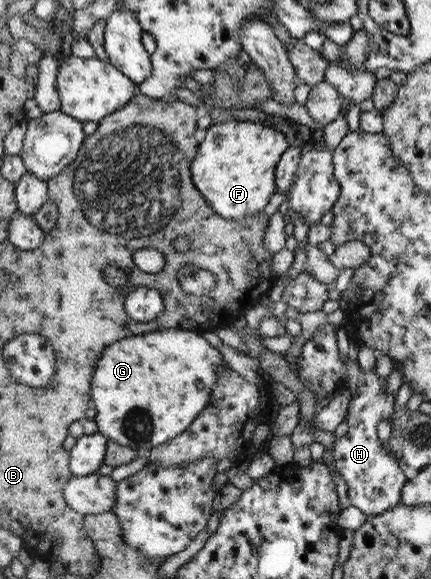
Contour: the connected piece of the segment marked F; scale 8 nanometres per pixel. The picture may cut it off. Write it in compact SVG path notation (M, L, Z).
M231 120L212 123L206 130L206 138L193 162L193 179L198 190L205 195L214 213L224 219L254 218L262 214L262 208L268 204L270 196L276 192L274 186L274 168L282 153L288 149L288 142L282 132L252 121Z

